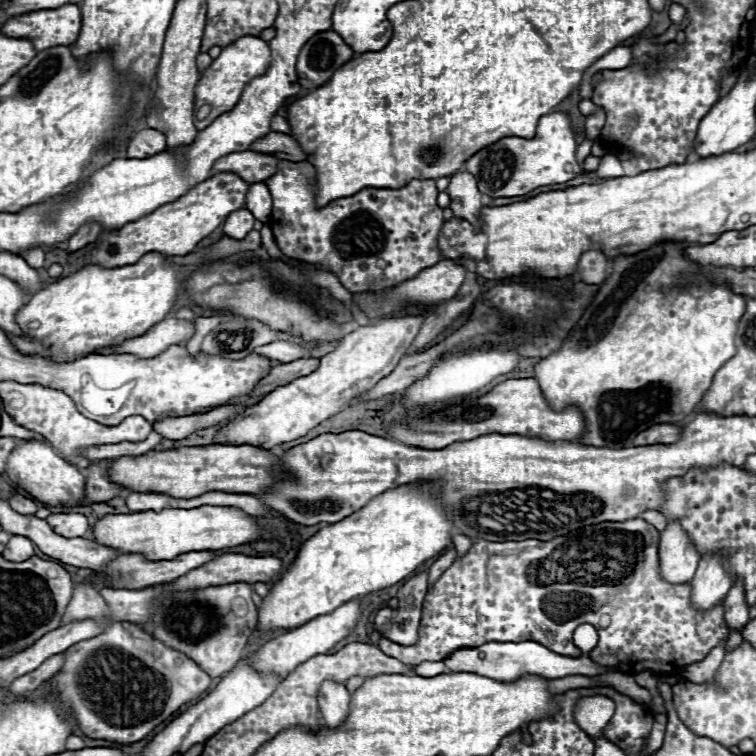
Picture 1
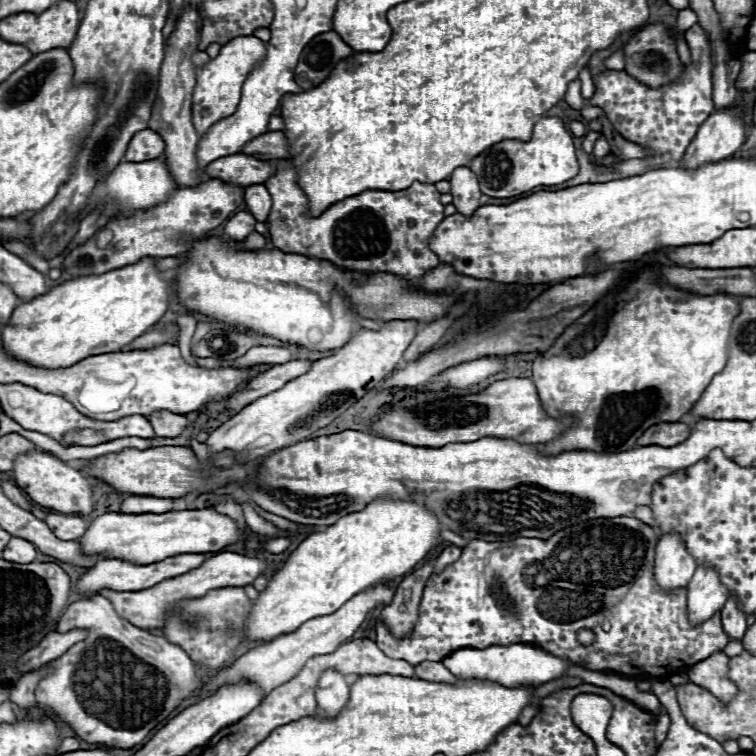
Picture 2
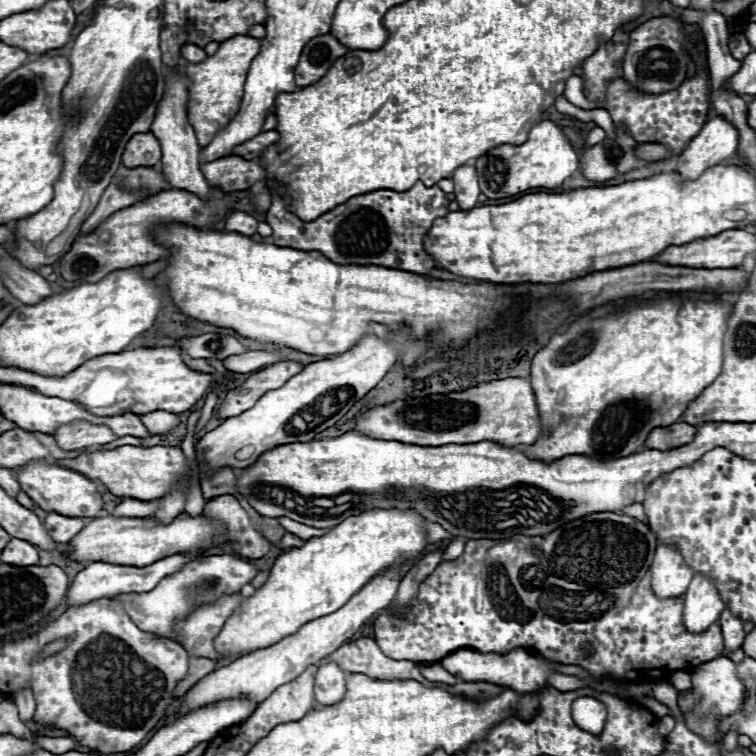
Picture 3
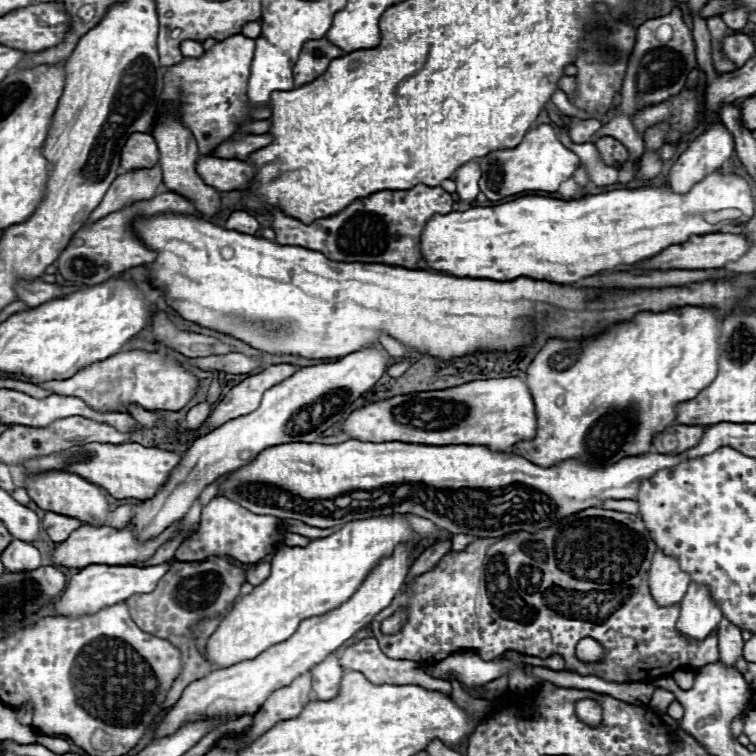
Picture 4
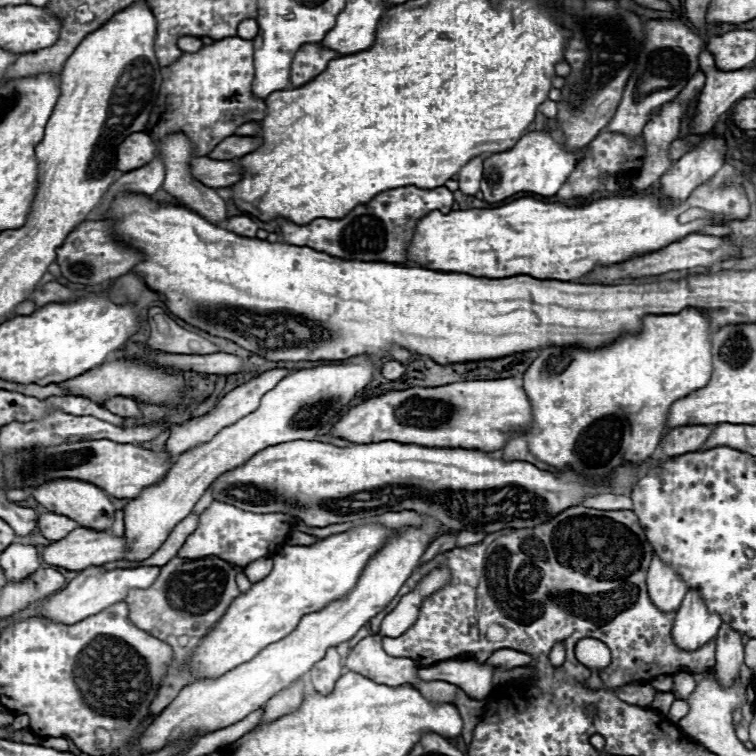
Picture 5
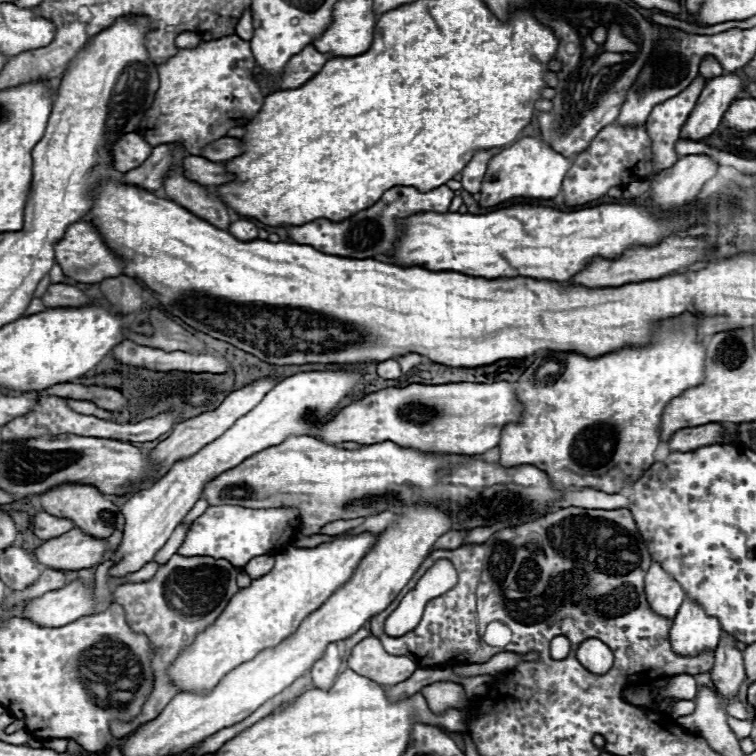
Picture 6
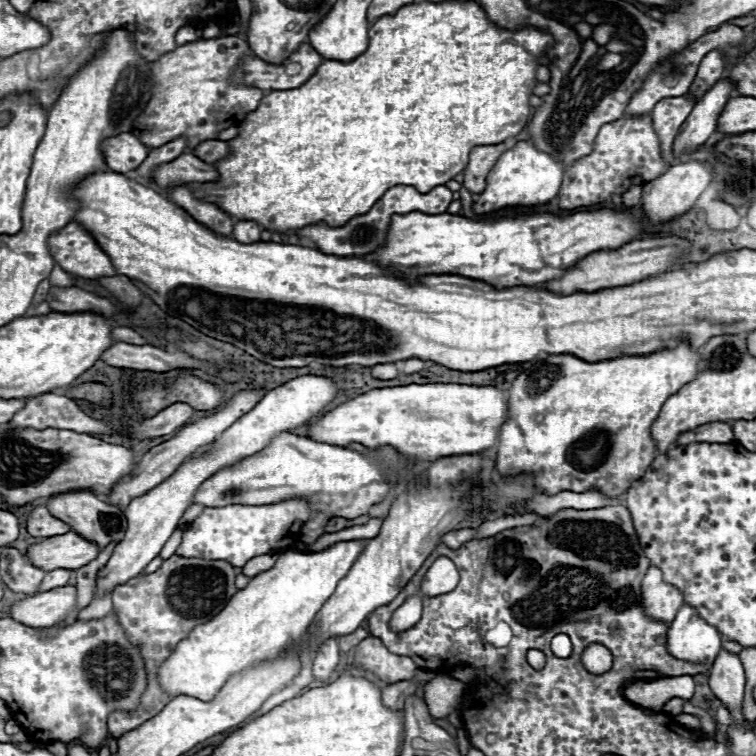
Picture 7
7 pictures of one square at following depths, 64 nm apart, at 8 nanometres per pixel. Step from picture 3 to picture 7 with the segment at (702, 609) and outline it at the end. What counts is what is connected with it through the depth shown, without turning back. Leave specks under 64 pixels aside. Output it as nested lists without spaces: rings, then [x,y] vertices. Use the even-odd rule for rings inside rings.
[[[684,604],[668,628],[668,652],[678,660],[714,662],[722,648],[716,626],[700,618],[698,610]]]

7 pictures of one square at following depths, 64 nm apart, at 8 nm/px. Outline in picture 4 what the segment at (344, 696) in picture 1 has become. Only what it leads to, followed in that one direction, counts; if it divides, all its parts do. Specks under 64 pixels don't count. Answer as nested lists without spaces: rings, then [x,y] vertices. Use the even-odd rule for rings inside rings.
[[[330,654],[322,664],[312,668],[312,690],[318,700],[332,700],[338,696],[342,682],[342,666],[338,664],[336,654]]]

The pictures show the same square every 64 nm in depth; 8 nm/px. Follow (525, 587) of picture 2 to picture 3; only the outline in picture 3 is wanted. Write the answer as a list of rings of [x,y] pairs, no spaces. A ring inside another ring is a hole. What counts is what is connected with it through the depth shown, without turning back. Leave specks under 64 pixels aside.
[[[614,512],[590,514],[590,516],[578,518],[574,522],[568,522],[562,528],[556,528],[554,532],[550,532],[550,536],[544,536],[544,538],[538,538],[538,536],[514,536],[514,538],[510,538],[504,544],[498,544],[498,546],[494,546],[494,544],[496,542],[492,542],[492,540],[470,540],[470,542],[466,542],[466,550],[464,550],[464,554],[458,560],[442,562],[420,584],[420,592],[418,592],[418,598],[416,598],[416,602],[412,606],[412,612],[404,620],[398,620],[398,618],[390,616],[388,612],[380,614],[374,620],[374,632],[376,632],[376,642],[382,648],[382,652],[386,656],[394,658],[394,660],[410,660],[410,662],[420,664],[420,662],[440,662],[442,658],[446,658],[454,650],[468,648],[468,646],[474,648],[474,650],[480,650],[480,652],[506,652],[506,648],[534,648],[534,652],[538,652],[540,656],[546,656],[546,658],[562,662],[562,664],[582,666],[584,670],[588,670],[588,672],[592,672],[596,676],[606,676],[606,678],[616,678],[616,680],[636,680],[642,674],[672,674],[672,672],[676,672],[676,668],[686,668],[688,670],[692,666],[698,666],[698,664],[702,664],[706,660],[712,660],[712,658],[720,656],[722,650],[724,650],[724,638],[722,638],[718,622],[714,622],[712,626],[708,626],[700,634],[688,632],[686,626],[684,626],[684,620],[682,620],[684,598],[682,596],[678,596],[678,598],[656,598],[656,594],[652,592],[652,586],[650,586],[650,572],[648,572],[648,568],[652,564],[654,550],[658,546],[658,538],[652,534],[652,530],[646,524],[634,520],[632,516],[614,514]],[[538,566],[540,566],[540,570],[548,578],[546,578],[546,582],[540,588],[534,588],[534,576],[538,576]],[[586,644],[592,646],[594,654],[584,654],[584,646]]]

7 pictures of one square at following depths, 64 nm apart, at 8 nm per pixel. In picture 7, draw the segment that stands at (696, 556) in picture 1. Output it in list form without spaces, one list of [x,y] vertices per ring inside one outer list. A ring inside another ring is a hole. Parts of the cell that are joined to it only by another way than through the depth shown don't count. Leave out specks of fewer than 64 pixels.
[[[650,566],[642,580],[642,602],[644,612],[650,618],[672,622],[678,608],[684,604],[684,598],[676,586],[664,582],[662,572],[656,566]]]

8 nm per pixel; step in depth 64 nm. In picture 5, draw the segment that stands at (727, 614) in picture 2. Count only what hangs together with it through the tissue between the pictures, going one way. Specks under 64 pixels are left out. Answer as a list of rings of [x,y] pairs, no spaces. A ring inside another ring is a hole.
[[[722,624],[716,636],[716,676],[722,684],[732,684],[740,674],[740,664],[744,662],[744,646],[740,634],[728,624]]]

